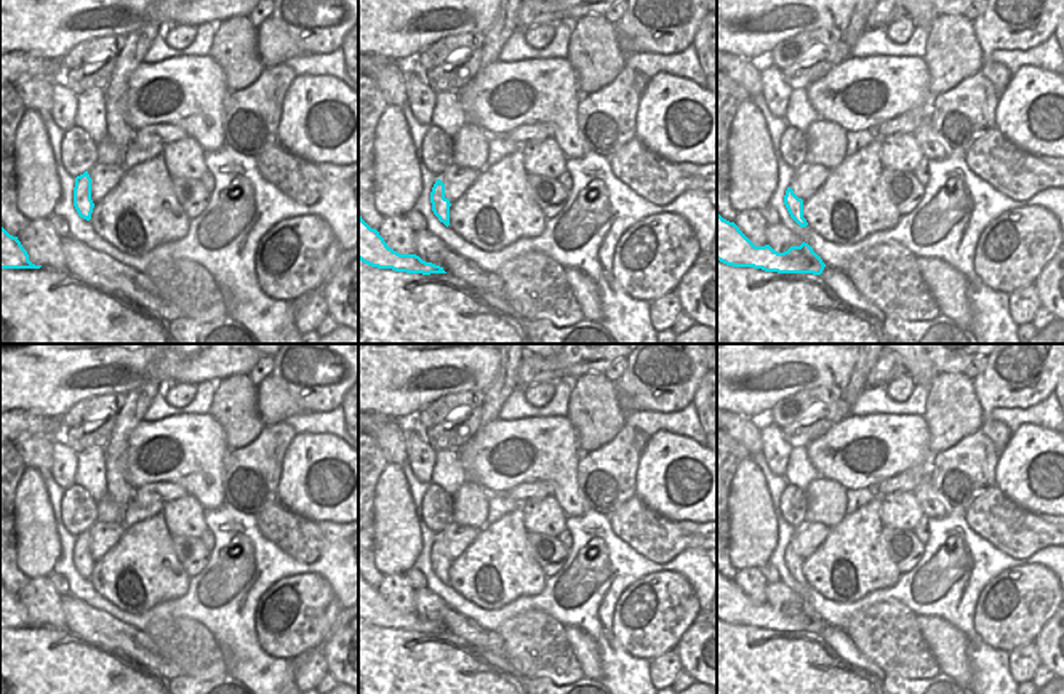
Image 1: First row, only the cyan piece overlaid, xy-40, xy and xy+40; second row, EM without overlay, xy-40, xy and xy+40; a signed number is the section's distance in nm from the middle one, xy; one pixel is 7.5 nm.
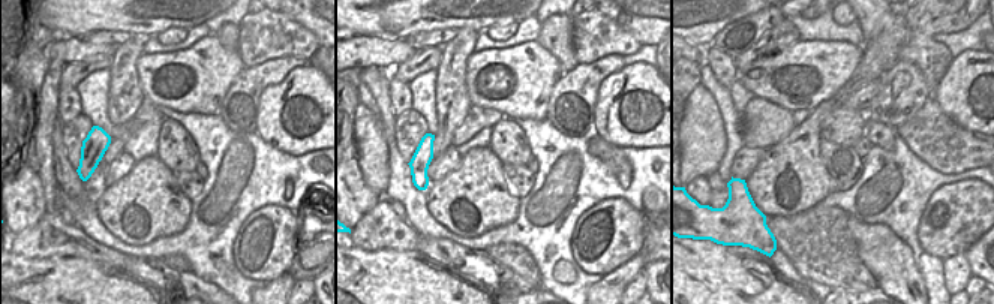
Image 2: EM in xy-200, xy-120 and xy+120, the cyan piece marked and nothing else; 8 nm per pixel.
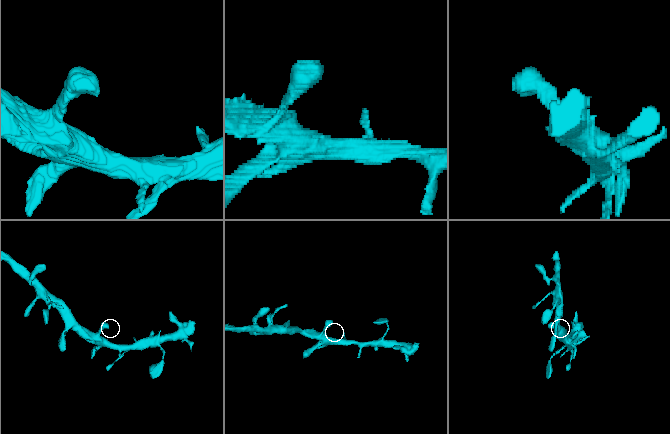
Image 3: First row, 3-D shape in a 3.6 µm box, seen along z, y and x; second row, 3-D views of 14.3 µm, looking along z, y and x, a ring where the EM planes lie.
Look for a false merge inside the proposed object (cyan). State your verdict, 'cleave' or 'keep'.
keep

